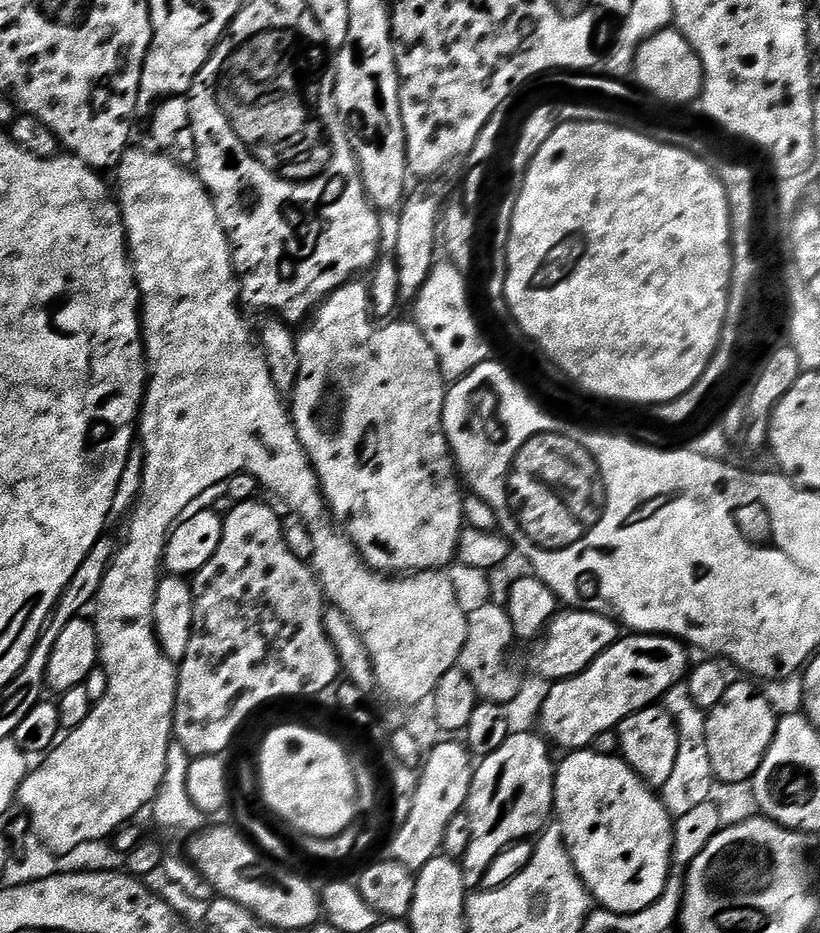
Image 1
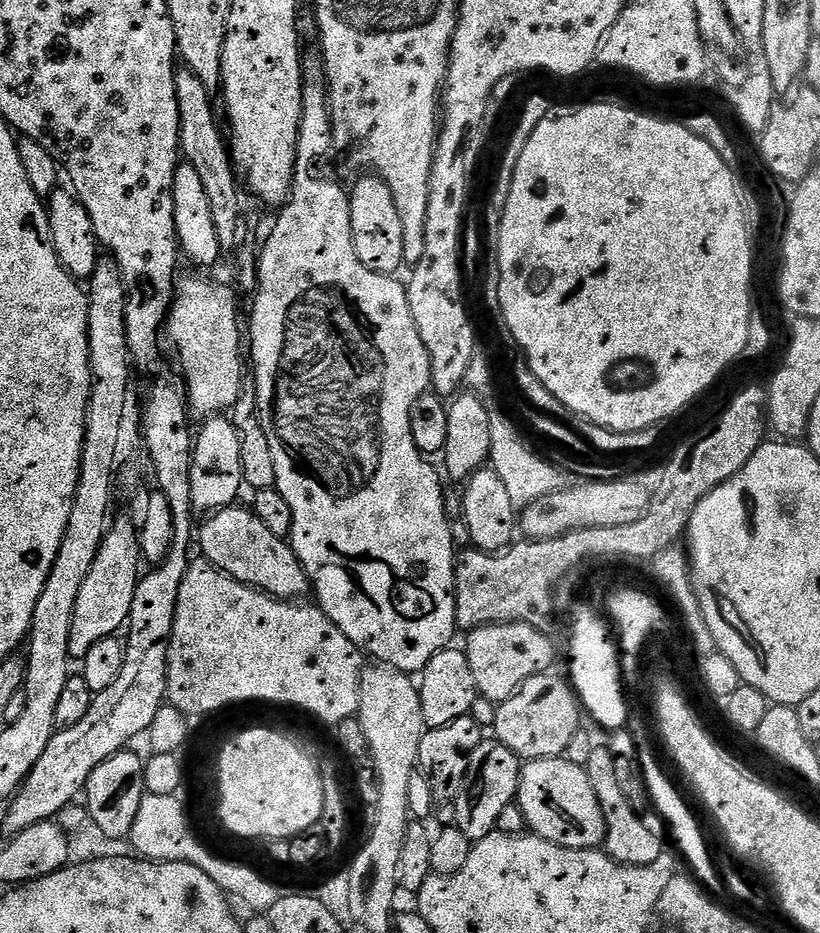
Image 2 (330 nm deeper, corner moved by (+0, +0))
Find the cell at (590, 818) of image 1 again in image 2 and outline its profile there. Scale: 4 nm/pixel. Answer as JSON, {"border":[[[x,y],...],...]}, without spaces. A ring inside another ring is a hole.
{"border":[[[567,758],[527,761],[520,769],[518,805],[524,815],[524,823],[533,836],[541,836],[567,848],[599,849],[603,845],[608,827],[602,814],[602,806],[598,802],[598,794],[594,794],[594,786],[590,786],[588,769],[574,766],[574,762],[570,762]]]}

